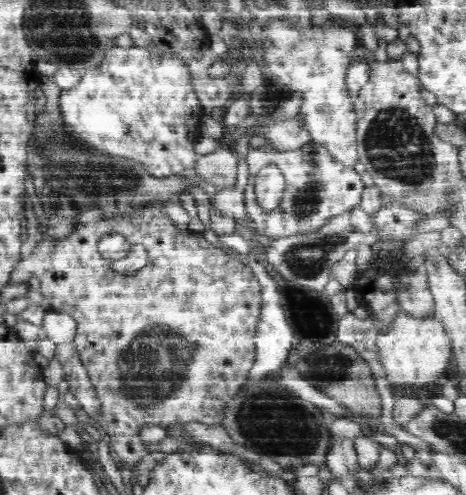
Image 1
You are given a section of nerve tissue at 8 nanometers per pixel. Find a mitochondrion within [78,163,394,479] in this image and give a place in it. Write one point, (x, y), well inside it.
(150, 374)

